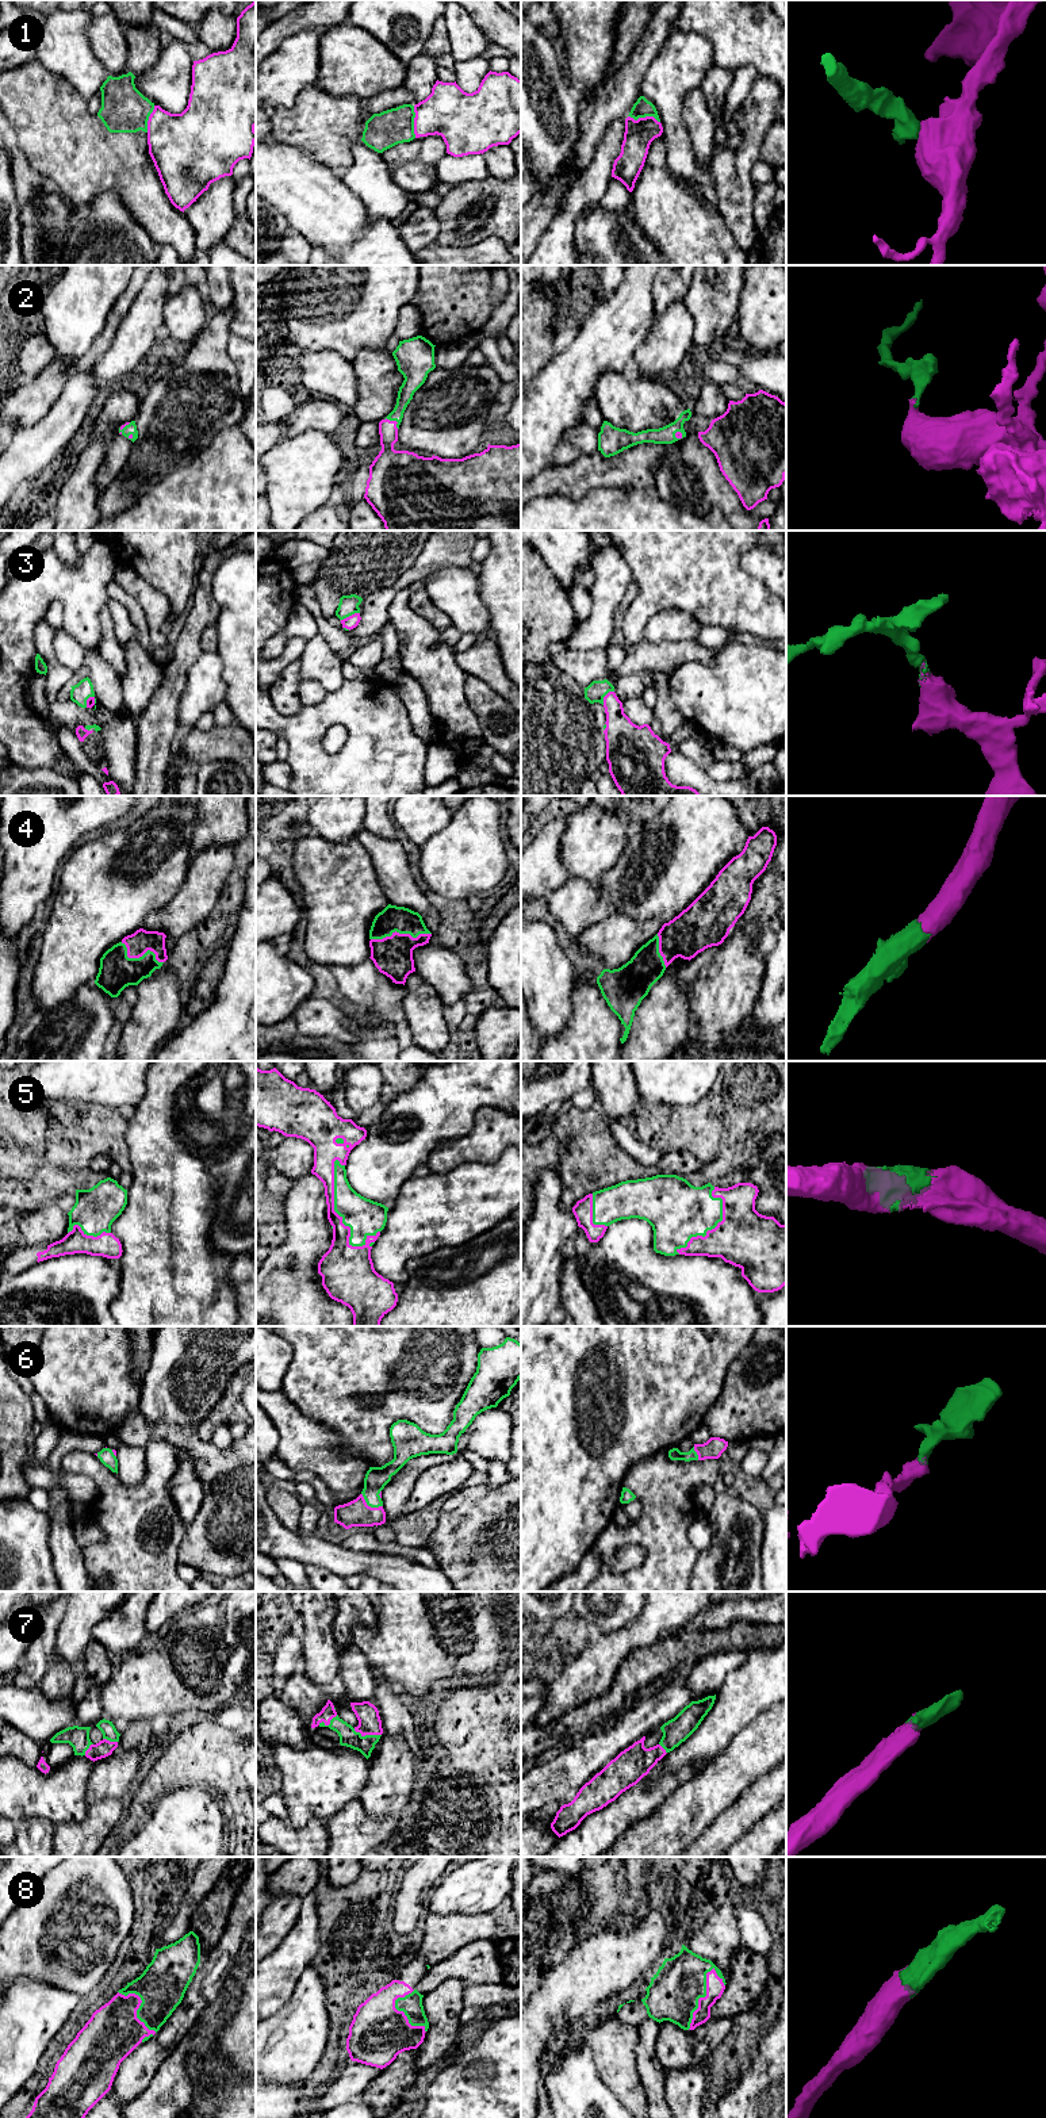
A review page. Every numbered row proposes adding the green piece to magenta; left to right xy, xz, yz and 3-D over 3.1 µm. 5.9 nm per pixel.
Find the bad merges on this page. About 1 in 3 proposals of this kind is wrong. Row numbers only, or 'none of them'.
1

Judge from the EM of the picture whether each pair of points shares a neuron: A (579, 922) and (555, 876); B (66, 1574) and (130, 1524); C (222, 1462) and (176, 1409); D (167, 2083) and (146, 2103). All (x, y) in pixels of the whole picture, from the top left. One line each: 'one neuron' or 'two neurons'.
A: two neurons
B: two neurons
C: two neurons
D: one neuron

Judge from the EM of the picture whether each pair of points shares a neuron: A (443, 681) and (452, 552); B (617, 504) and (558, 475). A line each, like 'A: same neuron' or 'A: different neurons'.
A: different neurons
B: different neurons

